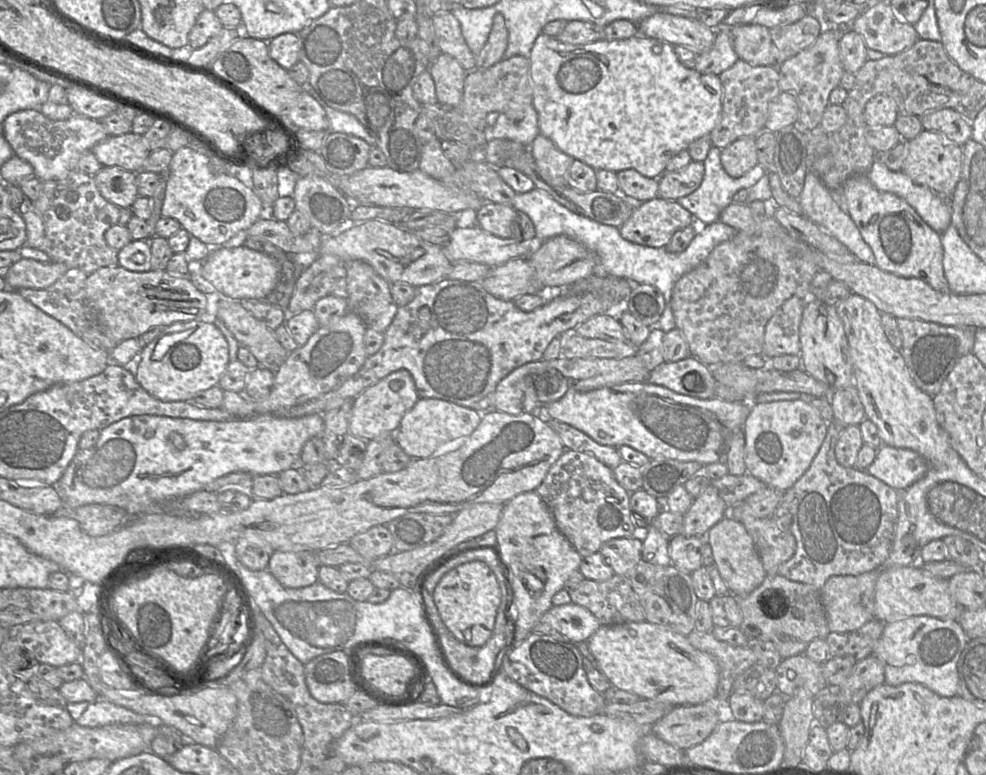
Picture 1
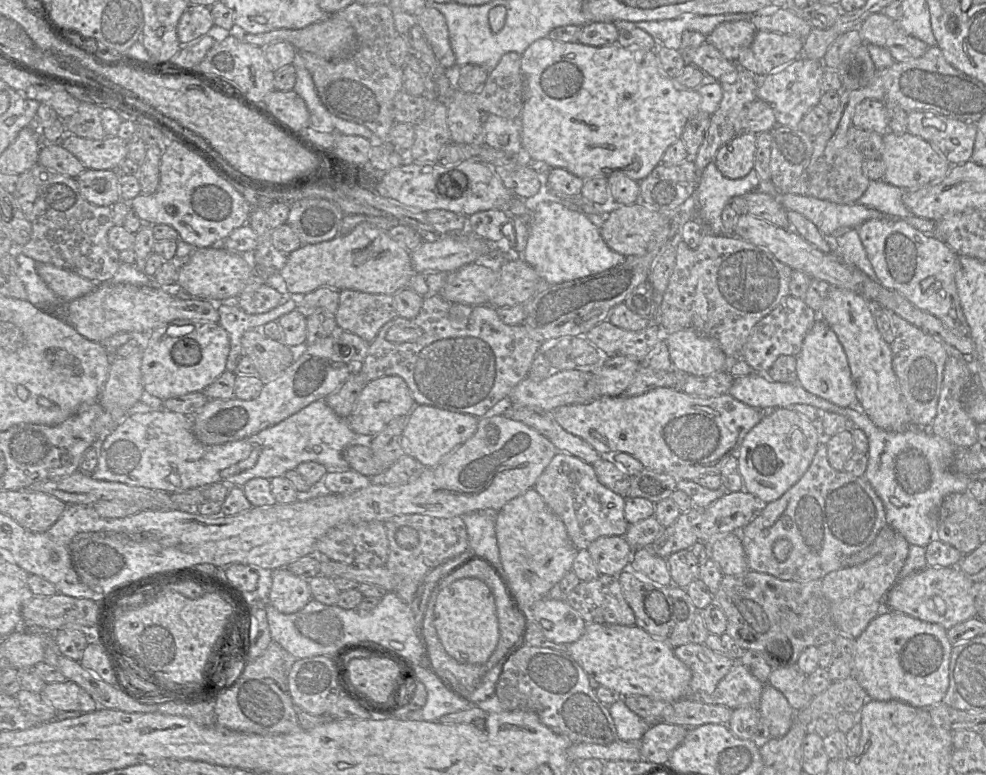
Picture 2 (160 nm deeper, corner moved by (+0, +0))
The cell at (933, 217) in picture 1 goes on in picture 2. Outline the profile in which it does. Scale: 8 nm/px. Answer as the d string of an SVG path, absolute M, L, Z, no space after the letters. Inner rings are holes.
M884 180L870 181L857 203L875 209L890 218L904 219L912 214L902 201L903 193L904 190Z

